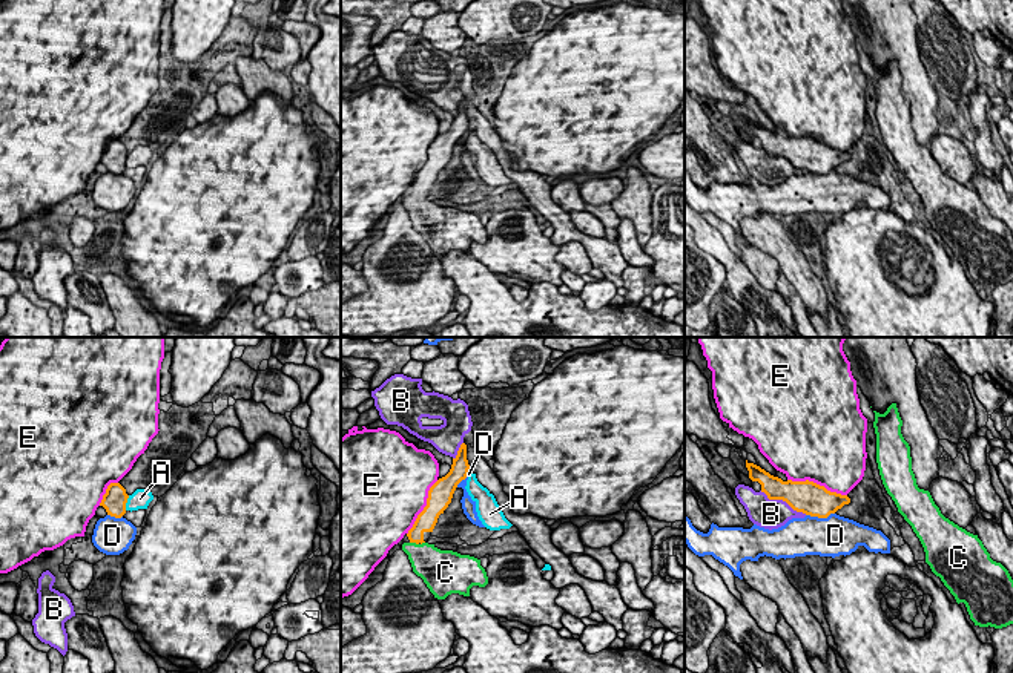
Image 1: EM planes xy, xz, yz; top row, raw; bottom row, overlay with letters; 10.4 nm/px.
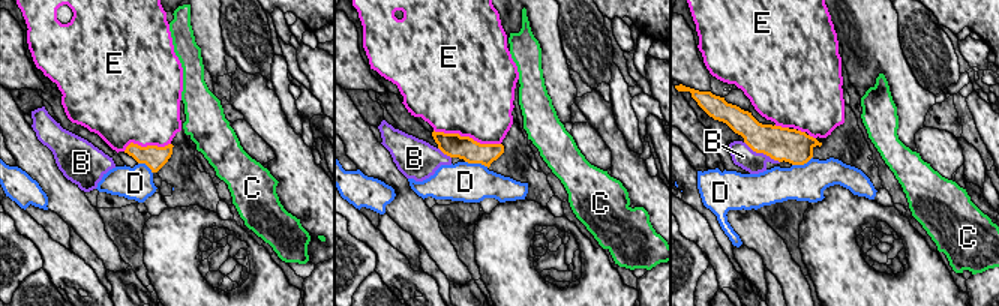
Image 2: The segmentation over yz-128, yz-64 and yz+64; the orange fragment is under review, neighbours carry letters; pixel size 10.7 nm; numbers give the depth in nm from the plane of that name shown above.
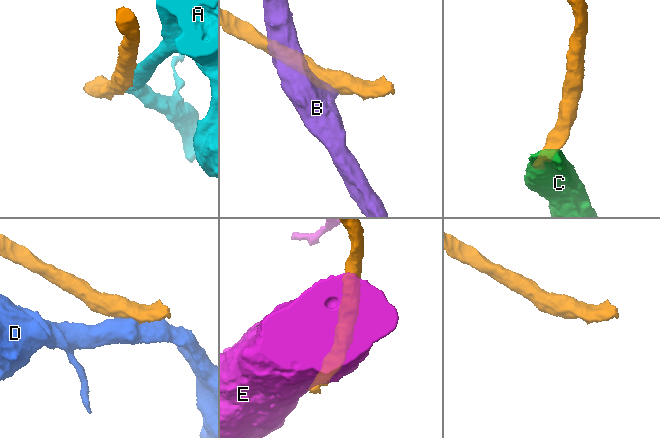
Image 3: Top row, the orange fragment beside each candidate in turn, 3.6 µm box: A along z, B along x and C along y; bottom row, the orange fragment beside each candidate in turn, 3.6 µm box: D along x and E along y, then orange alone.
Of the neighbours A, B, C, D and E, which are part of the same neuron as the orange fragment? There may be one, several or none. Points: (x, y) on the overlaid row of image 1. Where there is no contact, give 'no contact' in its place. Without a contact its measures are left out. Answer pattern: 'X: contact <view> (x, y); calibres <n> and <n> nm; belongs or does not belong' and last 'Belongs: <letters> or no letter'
A: contact xy (126, 502); calibres 240 and 200 nm; does not belong
B: contact yz (783, 500); calibres 340 and 320 nm; does not belong
C: contact xz (415, 541); calibres 220 and 340 nm; belongs
D: contact yz (820, 517); calibres 340 and 420 nm; does not belong
E: contact yz (815, 483); calibres 340 and 480 nm; does not belong
Belongs: C

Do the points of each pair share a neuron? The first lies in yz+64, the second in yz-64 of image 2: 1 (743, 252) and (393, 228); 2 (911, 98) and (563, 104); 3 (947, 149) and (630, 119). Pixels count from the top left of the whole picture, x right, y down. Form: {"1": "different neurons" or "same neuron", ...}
{"1": "same neuron", "2": "same neuron", "3": "different neurons"}

